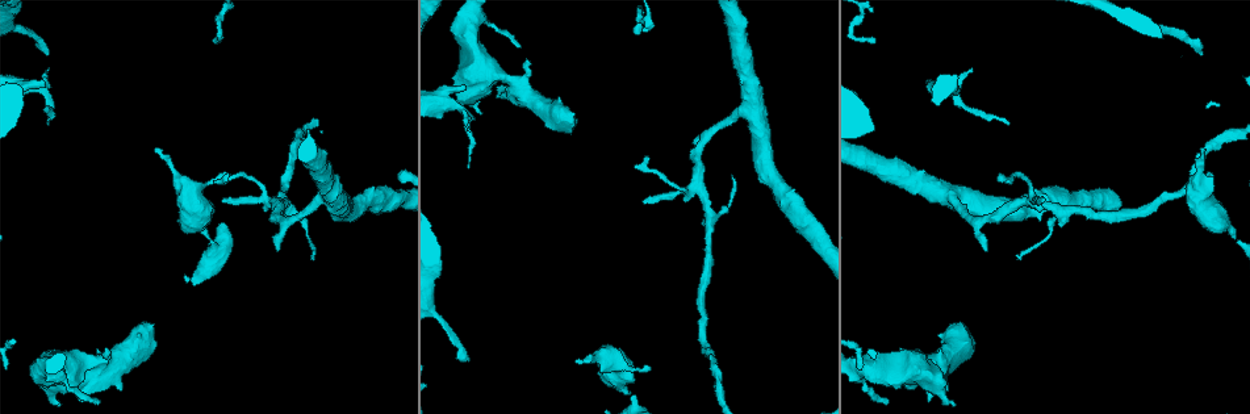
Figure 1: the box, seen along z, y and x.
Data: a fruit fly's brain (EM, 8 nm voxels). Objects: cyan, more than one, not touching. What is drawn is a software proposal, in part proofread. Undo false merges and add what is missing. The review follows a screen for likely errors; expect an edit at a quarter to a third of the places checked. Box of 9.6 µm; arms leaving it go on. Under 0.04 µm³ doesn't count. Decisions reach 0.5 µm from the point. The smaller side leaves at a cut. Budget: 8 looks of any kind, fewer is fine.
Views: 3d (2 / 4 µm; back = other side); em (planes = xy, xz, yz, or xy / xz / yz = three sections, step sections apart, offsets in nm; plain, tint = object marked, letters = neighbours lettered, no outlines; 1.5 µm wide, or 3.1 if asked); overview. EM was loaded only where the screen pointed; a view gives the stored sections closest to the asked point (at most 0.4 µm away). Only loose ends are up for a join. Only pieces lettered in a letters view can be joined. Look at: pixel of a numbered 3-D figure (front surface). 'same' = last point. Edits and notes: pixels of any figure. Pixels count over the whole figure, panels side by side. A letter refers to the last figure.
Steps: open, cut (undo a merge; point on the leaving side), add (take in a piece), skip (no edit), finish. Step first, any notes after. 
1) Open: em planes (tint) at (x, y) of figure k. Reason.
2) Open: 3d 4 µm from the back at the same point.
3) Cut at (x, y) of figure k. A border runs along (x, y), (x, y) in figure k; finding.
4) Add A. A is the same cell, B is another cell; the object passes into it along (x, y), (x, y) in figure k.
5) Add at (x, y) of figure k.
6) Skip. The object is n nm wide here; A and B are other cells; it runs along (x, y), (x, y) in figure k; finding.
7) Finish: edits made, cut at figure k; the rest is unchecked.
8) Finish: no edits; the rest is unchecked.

Open: 3d 2 µm at (278, 251) of figure 1. Free end.

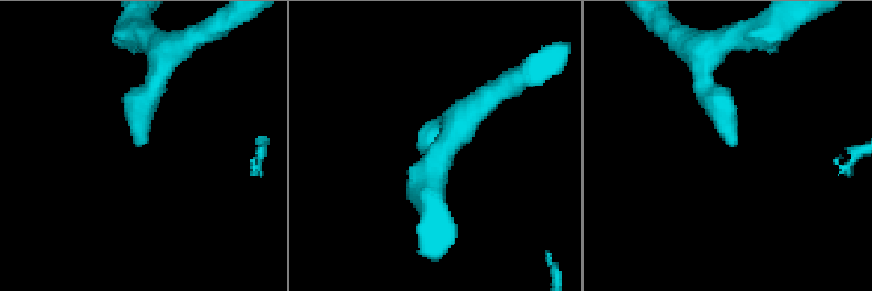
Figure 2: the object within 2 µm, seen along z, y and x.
Open: em planes (letters) at (139, 146) of figure 2. Need the tissue.

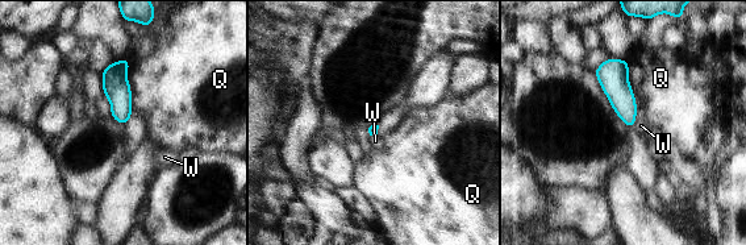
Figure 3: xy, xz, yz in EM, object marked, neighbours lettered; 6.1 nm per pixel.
Skip. Q and W are other cells; a border runs along (637, 106), (637, 116), (633, 125) in figure 3; no lettered piece goes on from it.

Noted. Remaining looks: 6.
Open: em planes (letters) at (154, 325) of figure 1. Branch stops here.

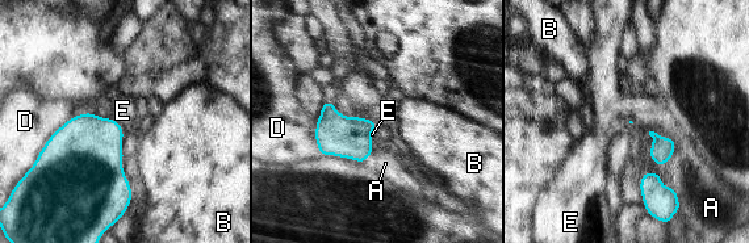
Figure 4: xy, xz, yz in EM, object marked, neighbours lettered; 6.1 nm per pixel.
Skip. A, B, D and E are other cells; a border runs along (372, 130), (373, 151) in figure 4; no lettered piece goes on from it.

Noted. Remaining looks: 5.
Open: em planes (letters) at (464, 88) of figure 1. Free end.

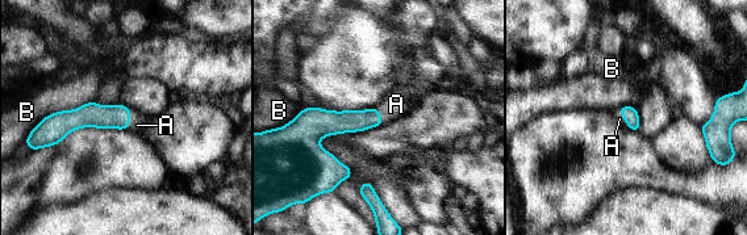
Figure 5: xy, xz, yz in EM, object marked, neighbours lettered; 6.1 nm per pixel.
Add A. A is the same cell, B is another cell; the object passes into it along (91, 114), (129, 121), (137, 125) in figure 5; it goes on there.

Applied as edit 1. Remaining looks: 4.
Finish: edits made, add at figure 5; the rest is unchecked.

